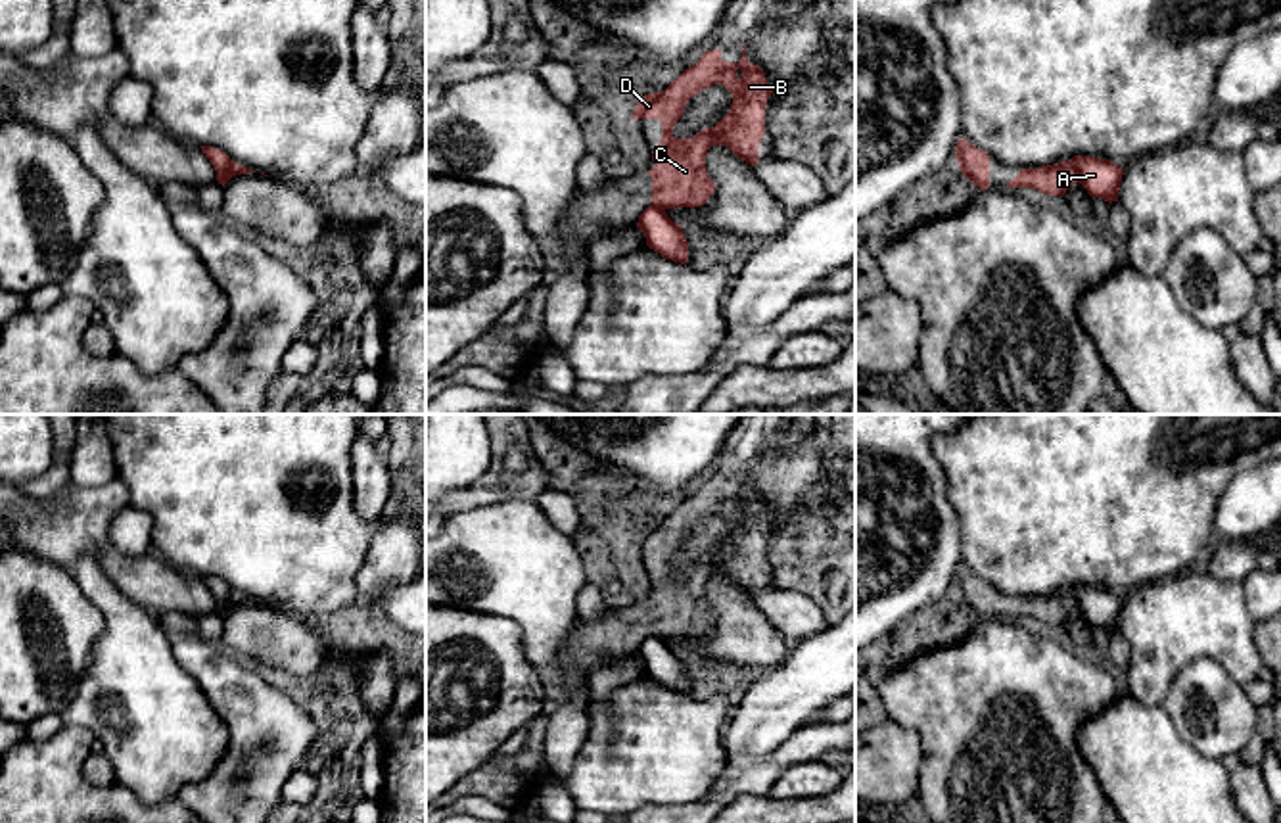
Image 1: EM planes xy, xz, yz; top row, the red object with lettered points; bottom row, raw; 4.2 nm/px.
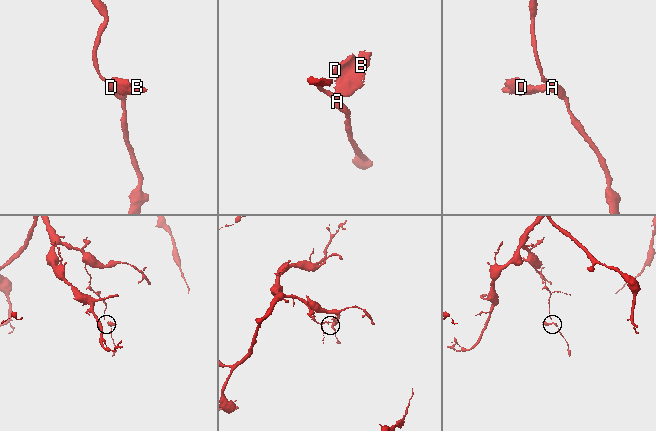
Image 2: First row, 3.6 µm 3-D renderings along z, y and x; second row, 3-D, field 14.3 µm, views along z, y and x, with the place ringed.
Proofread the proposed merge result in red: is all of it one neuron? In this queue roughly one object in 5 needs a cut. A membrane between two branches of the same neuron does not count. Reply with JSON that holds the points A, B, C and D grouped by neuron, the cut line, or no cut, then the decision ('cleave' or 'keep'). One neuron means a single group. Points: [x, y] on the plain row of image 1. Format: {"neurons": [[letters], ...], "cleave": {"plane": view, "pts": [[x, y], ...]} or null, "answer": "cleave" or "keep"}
{"neurons": [["A"], ["B", "C", "D"]], "cleave": {"plane": "yz", "pts": [[1071, 589], [1078, 611]]}, "answer": "cleave"}

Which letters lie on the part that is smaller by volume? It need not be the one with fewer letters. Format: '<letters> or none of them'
B, C, D

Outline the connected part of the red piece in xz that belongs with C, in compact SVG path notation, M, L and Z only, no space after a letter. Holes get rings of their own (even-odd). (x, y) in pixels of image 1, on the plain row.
M746 476L738 493L725 491L719 478L708 480L665 520L644 524L631 549L662 551L662 570L652 581L654 597L648 600L652 635L662 639L704 635L715 622L715 612L706 600L711 576L727 576L756 597L771 524L763 499L746 489ZM713 514L723 514L733 524L731 541L715 556L692 568L675 568L673 556L688 529Z

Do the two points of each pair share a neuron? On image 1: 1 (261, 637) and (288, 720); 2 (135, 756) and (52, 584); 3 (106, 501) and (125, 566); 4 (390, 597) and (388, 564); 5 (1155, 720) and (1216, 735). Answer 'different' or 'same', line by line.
1: different
2: different
3: same
4: different
5: different

